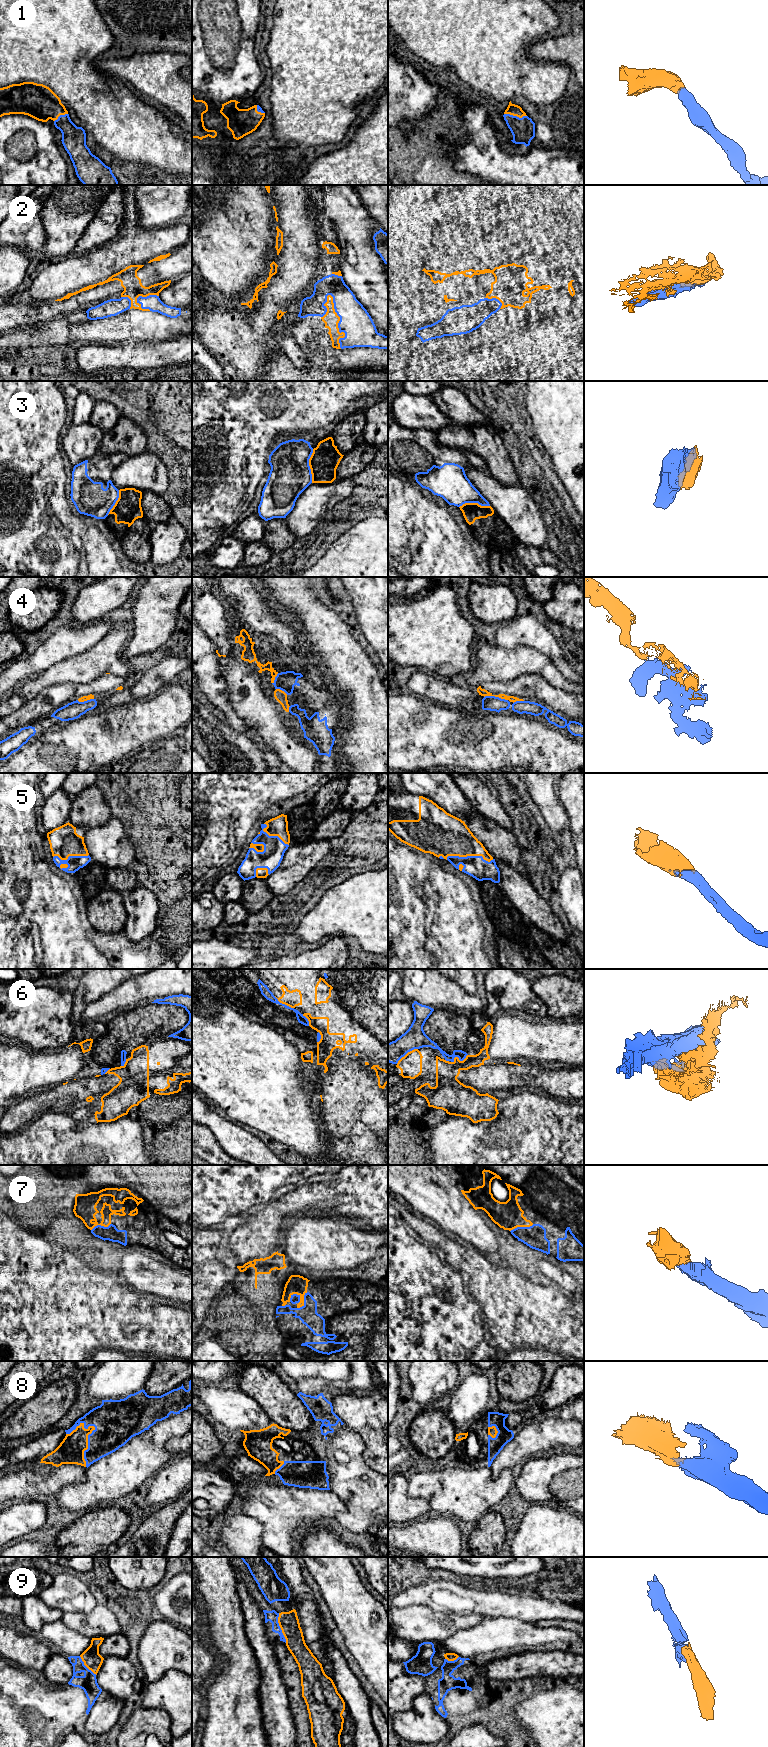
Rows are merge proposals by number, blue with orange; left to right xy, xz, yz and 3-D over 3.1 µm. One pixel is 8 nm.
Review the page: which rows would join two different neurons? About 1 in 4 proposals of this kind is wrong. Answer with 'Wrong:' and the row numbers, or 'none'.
Wrong: 2, 3, 4, 6

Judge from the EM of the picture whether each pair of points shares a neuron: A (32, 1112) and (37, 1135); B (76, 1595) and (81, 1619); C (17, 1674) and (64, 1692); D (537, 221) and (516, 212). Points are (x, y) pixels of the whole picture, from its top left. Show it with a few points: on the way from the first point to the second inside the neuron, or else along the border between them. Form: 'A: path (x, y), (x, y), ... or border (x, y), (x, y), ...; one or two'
A: border (45, 1111), (15, 1132); two
B: border (97, 1604), (87, 1613), (64, 1612); two
C: path (29, 1686), (37, 1694), (52, 1694); one
D: path (532, 218), (521, 215); one

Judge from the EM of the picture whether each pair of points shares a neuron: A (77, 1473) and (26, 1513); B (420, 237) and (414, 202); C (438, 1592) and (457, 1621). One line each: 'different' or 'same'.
A: different
B: same
C: different

